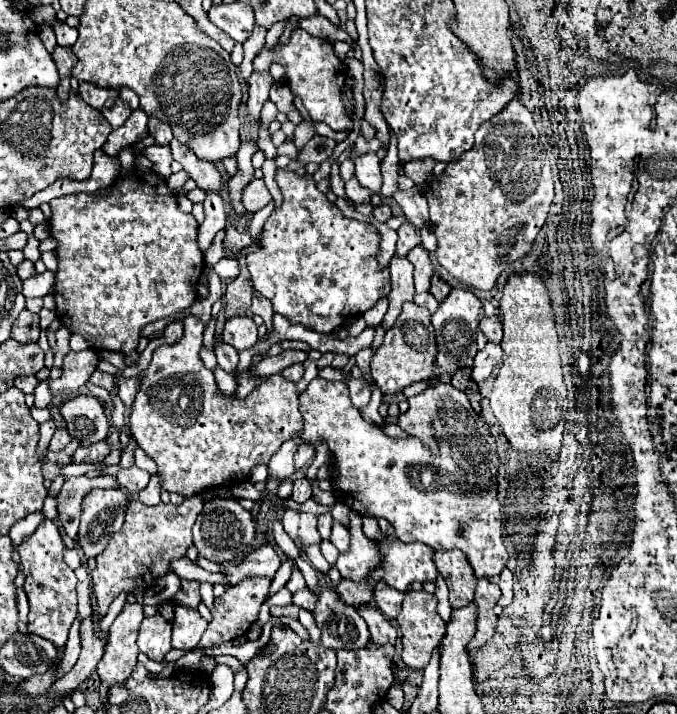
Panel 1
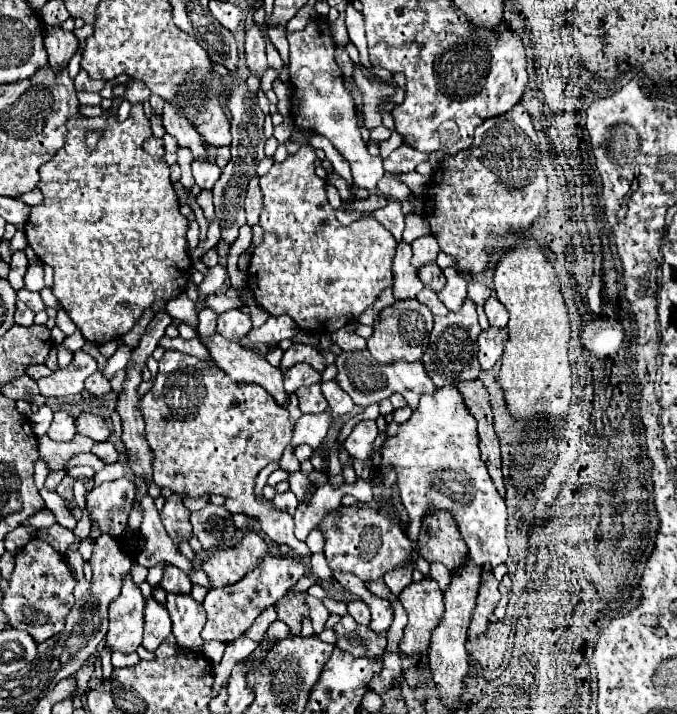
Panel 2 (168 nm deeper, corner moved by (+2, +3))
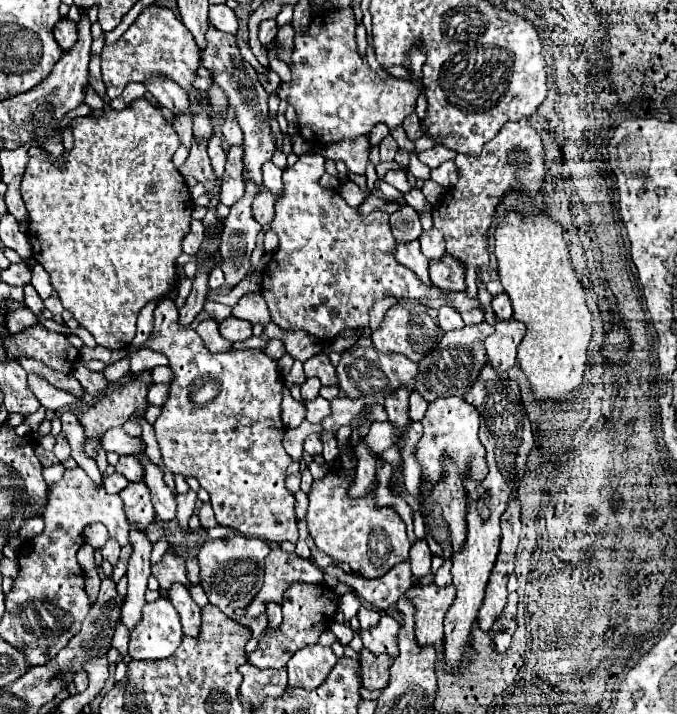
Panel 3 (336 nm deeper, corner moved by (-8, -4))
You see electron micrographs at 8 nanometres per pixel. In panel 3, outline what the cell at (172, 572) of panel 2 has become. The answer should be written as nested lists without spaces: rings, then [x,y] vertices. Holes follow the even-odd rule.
[[[165,555],[157,565],[151,567],[151,573],[159,581],[161,589],[171,589],[173,583],[183,583],[187,589],[191,587],[189,579],[187,579],[185,561],[177,555]]]

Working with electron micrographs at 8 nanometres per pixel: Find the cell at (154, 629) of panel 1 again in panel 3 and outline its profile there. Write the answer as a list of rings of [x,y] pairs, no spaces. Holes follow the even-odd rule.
[[[159,597],[143,607],[143,623],[135,627],[129,641],[129,655],[133,659],[163,659],[173,655],[181,643],[181,621],[175,607]]]

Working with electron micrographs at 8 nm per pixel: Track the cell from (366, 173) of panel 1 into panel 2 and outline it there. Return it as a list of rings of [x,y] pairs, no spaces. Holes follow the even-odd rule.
[[[313,20],[303,30],[289,32],[289,54],[291,54],[291,116],[297,128],[321,134],[333,142],[333,146],[351,164],[353,182],[359,188],[375,190],[379,178],[383,178],[383,162],[367,152],[361,132],[357,128],[355,104],[349,90],[343,84],[343,74],[333,58],[335,44],[327,22]]]

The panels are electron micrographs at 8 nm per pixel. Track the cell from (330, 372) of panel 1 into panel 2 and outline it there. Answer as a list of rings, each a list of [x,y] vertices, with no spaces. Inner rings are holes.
[[[295,364],[285,372],[285,390],[289,394],[293,394],[301,386],[309,386],[317,382],[321,382],[321,374],[313,370],[309,364]]]

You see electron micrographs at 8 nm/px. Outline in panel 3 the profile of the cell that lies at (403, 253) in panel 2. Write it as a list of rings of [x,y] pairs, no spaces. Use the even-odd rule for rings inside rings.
[[[417,241],[399,243],[399,245],[397,245],[397,251],[395,251],[395,259],[397,259],[401,265],[409,267],[409,269],[419,277],[419,281],[421,281],[423,285],[433,287],[433,283],[431,283],[431,279],[429,279],[429,271],[427,271],[429,261],[427,261],[427,259],[423,257],[423,253],[419,251],[419,243],[417,243]]]

